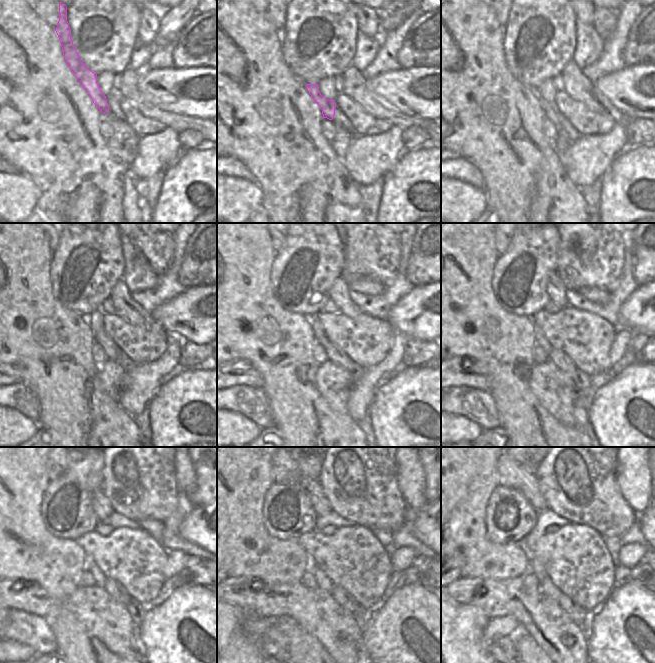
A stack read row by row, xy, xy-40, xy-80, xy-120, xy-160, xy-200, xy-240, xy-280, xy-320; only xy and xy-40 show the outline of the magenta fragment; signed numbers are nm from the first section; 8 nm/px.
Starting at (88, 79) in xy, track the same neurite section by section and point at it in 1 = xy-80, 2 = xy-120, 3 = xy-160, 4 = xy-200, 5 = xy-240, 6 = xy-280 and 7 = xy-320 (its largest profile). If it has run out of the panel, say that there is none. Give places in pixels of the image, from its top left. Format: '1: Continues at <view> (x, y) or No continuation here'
1: Continues at xy-80 (551, 111)
2: Continues at xy-120 (110, 348)
3: Continues at xy-160 (334, 354)
4: Continues at xy-200 (560, 359)
5: Continues at xy-240 (116, 590)
6: Continues at xy-280 (342, 597)
7: Continues at xy-320 (576, 613).

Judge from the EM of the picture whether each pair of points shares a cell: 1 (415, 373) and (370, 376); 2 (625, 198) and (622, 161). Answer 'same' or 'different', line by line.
1: different
2: same

